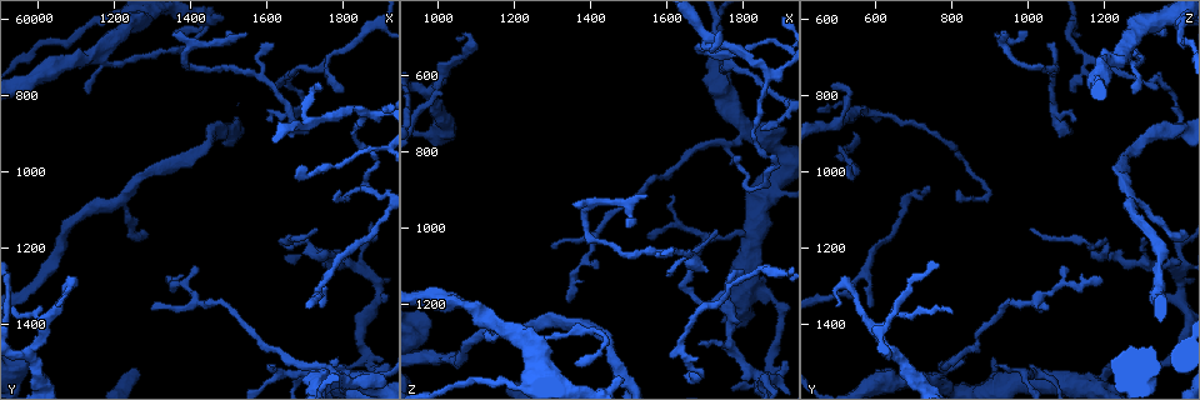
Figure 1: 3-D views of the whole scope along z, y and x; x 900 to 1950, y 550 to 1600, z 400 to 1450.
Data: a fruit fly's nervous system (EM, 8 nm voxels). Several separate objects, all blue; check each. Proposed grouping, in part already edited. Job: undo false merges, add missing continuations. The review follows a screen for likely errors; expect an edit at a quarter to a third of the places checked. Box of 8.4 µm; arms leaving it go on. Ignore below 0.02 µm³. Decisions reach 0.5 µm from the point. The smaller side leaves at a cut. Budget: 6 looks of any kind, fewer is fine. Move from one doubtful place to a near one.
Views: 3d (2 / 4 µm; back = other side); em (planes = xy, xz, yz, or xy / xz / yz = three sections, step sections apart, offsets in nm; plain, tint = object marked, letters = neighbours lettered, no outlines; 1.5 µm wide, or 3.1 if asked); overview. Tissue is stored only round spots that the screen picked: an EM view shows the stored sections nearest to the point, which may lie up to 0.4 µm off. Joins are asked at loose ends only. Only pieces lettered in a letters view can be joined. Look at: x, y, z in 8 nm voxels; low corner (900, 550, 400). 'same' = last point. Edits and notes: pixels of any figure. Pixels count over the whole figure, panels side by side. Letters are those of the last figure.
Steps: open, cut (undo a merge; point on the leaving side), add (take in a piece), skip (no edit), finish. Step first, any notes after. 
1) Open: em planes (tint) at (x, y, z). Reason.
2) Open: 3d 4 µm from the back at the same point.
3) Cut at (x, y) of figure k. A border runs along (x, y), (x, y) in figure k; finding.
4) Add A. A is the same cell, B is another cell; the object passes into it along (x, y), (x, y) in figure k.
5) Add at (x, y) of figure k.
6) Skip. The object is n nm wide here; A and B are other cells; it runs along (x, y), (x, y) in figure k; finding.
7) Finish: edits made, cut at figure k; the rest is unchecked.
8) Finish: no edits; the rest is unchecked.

Open: em planes (letters) at (1795, 1045, 805). Long arm stops here.

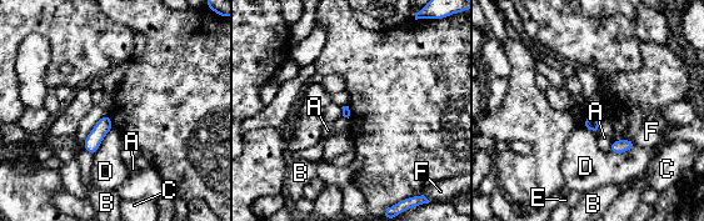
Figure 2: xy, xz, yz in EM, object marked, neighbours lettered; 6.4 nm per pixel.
Skip. A, B, C, D, E and F are other cells; a border runs along (113, 126), (93, 155) in figure 2; no lettered piece goes on from it.

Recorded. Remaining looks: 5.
Open: 3d 4 µm from the back at (1800, 790, 1105). Free end.

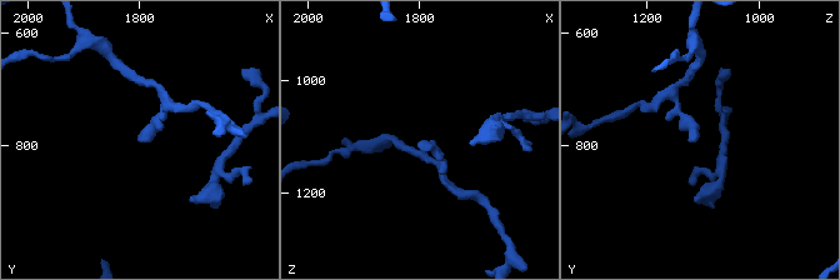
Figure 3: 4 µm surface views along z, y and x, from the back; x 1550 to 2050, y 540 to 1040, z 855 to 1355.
Open: em xy step 8 (letters) at (1800, 785, 1105). Need the tissue.

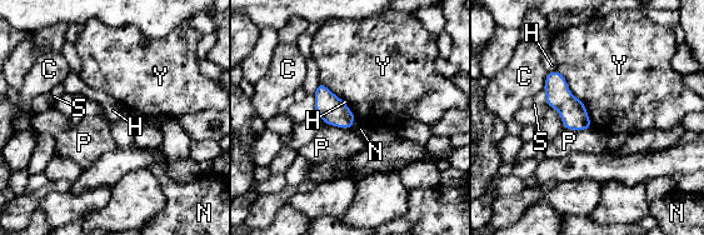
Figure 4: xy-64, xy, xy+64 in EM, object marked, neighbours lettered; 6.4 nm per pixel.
Open: em planes (letters) at the same point.

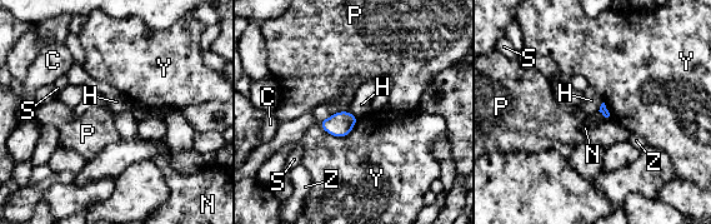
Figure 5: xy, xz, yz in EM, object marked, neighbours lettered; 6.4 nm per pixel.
Skip. C, H, N, P, S, Y and Z are other cells; a border runs along (349, 110), (357, 118) in figure 5; none of them fits.

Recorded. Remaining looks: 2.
Open: 3d 4 µm at (1735, 1155, 1000). End of a long branch.

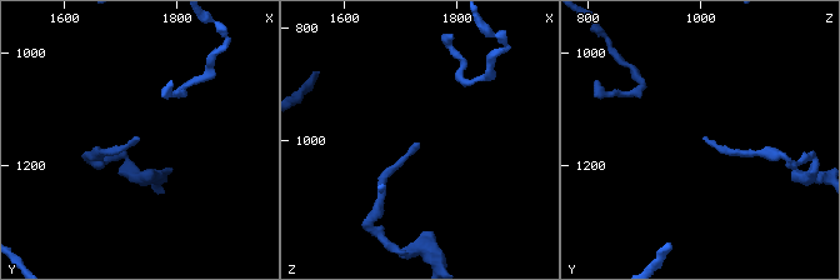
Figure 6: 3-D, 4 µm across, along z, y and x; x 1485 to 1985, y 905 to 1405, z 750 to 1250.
Open: em planes (letters) at (1730, 1150, 1000). Now the EM.

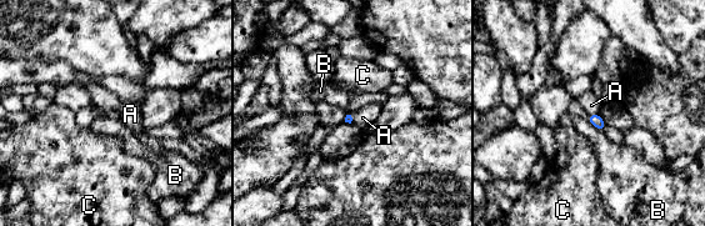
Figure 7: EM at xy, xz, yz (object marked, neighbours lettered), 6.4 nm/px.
Skip. A, B and C are other cells; a border runs along (586, 119), (601, 131) in figure 7; none of them fits.

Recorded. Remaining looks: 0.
Finish: no edits; the rest is unchecked.

